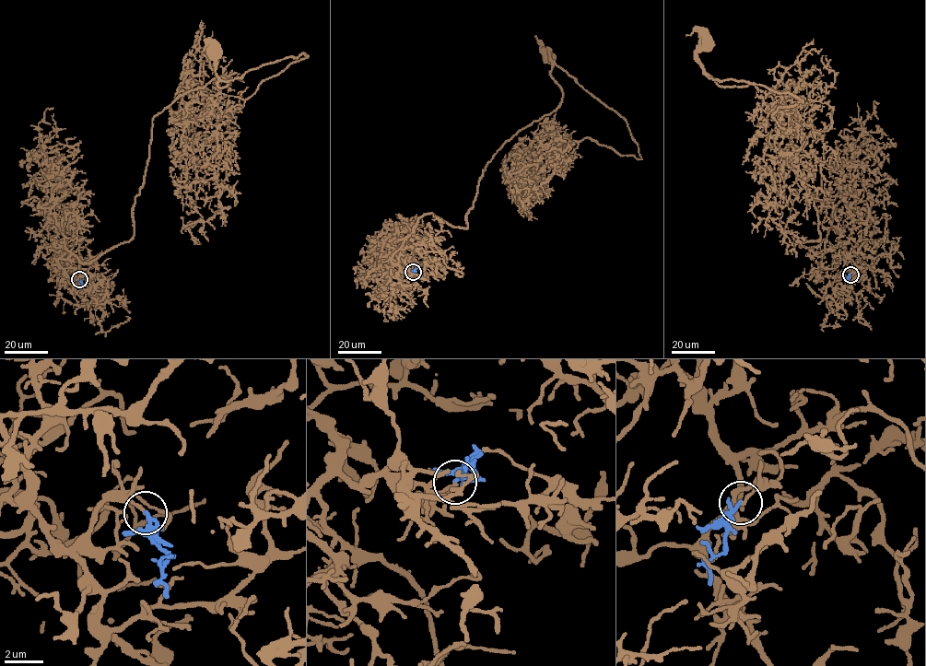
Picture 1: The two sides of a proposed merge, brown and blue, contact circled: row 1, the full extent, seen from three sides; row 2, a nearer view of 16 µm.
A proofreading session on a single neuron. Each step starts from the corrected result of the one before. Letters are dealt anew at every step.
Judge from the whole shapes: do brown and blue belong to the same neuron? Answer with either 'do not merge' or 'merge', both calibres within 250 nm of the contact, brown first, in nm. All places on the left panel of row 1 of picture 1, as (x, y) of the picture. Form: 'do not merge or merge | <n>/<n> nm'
do not merge | 170/150 nm

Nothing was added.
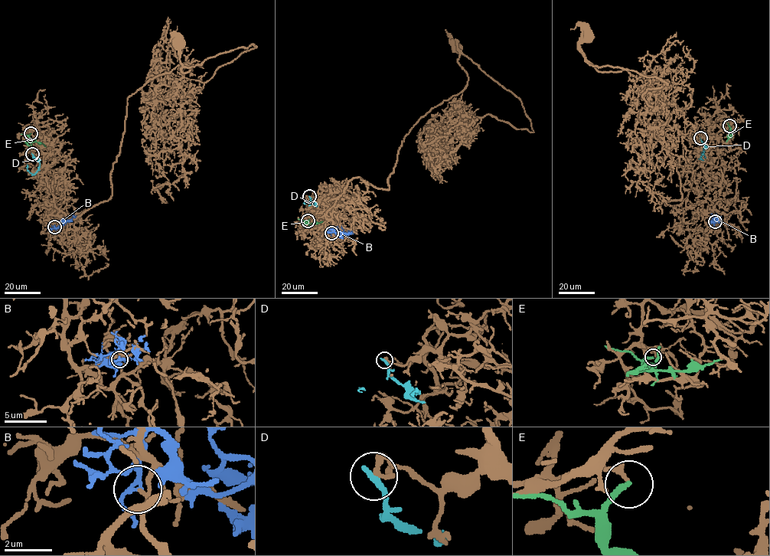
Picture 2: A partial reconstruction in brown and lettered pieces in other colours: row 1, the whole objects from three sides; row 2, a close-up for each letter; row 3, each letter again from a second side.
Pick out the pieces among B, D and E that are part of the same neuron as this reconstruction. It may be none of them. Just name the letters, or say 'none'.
none

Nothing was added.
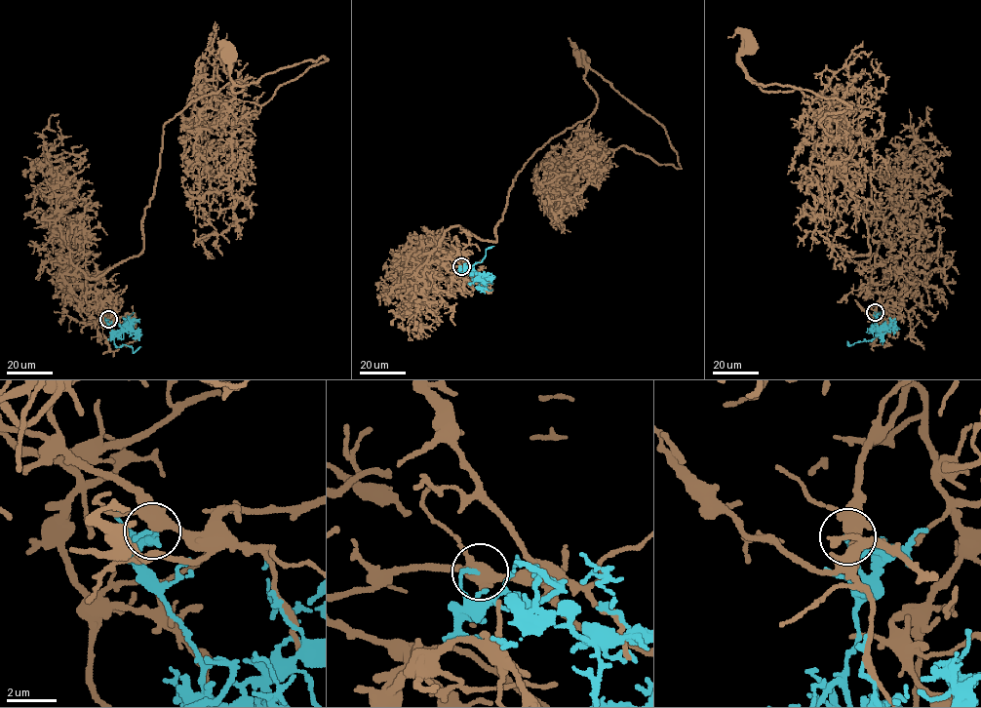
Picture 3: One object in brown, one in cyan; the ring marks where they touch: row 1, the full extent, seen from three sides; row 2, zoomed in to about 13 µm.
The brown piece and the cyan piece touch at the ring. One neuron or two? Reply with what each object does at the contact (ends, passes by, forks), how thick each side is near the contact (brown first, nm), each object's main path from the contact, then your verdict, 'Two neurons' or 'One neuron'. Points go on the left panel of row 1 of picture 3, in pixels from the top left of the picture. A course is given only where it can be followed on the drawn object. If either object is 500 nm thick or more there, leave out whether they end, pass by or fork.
At the ring brown forks. At the ring cyan ends. Thickness 400 nm (brown) against 130 nm. Course of brown: (108, 319), (88, 305), (85, 276), (142, 249), (163, 127), (231, 82), (244, 89), (231, 89), (231, 54). Course of cyan: (108, 319), (106, 322), (112, 331), (116, 346), (130, 346), (134, 352), (140, 347). Two neurons

